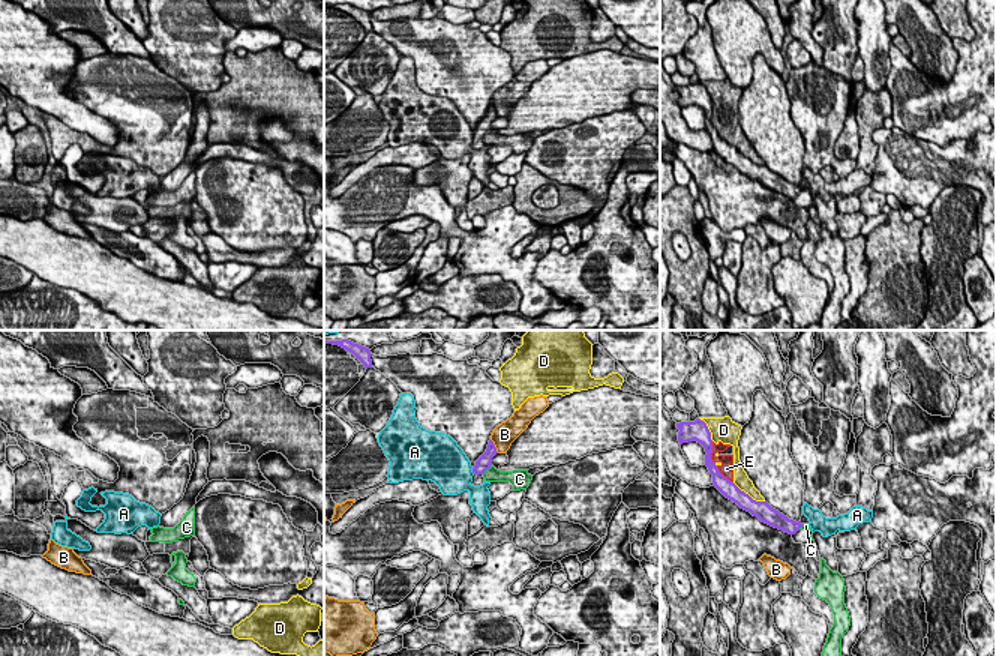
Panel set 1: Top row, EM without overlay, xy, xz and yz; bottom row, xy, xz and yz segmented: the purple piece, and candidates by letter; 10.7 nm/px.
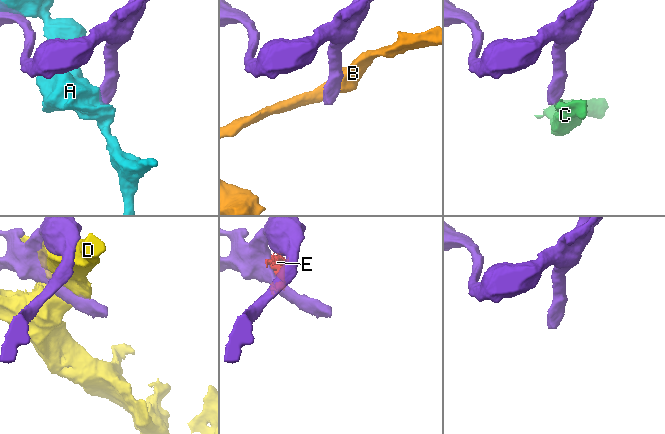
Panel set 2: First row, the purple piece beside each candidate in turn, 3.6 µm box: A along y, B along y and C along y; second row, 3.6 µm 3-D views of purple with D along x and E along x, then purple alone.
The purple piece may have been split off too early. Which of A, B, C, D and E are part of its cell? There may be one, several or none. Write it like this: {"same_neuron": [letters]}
{"same_neuron": []}

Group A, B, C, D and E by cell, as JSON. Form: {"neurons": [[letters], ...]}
{"neurons": [["A"], ["B"], ["C"], ["D", "E"]]}

